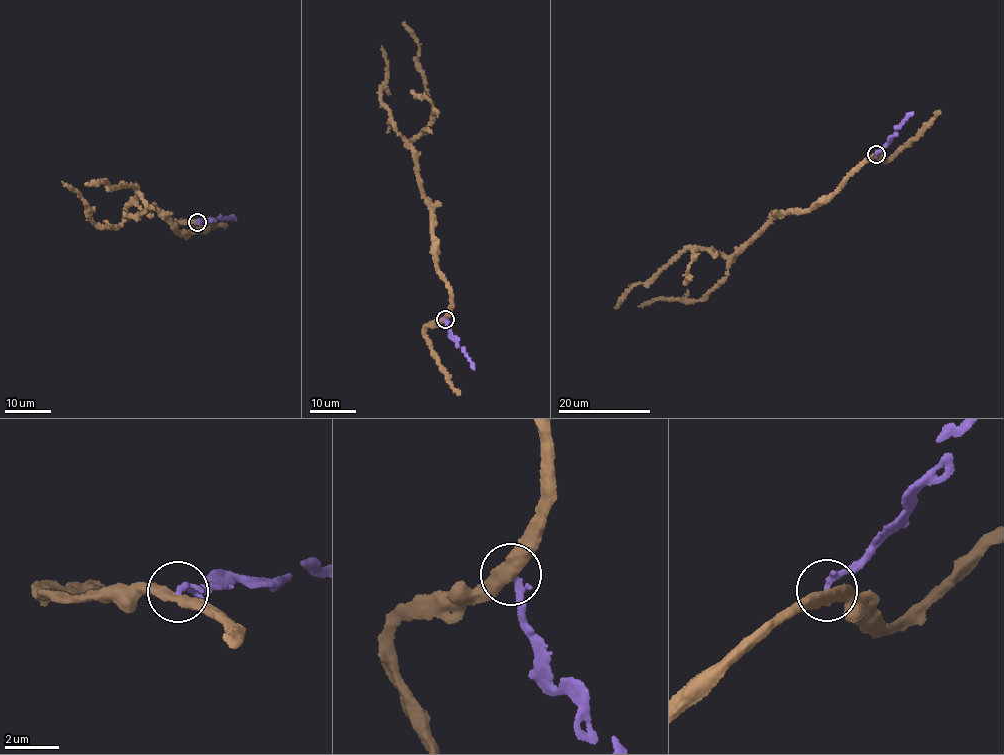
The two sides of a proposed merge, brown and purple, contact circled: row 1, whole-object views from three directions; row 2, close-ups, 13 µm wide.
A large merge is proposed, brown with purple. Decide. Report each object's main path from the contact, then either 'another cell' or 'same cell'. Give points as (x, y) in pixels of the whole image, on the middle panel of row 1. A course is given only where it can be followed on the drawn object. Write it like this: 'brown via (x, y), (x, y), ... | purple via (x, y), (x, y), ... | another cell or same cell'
brown via (445, 319), (451, 298), (410, 143), (432, 120), (434, 107), (417, 39), (403, 23) | purple via (445, 319), (446, 328), (462, 346), (474, 370) | another cell

